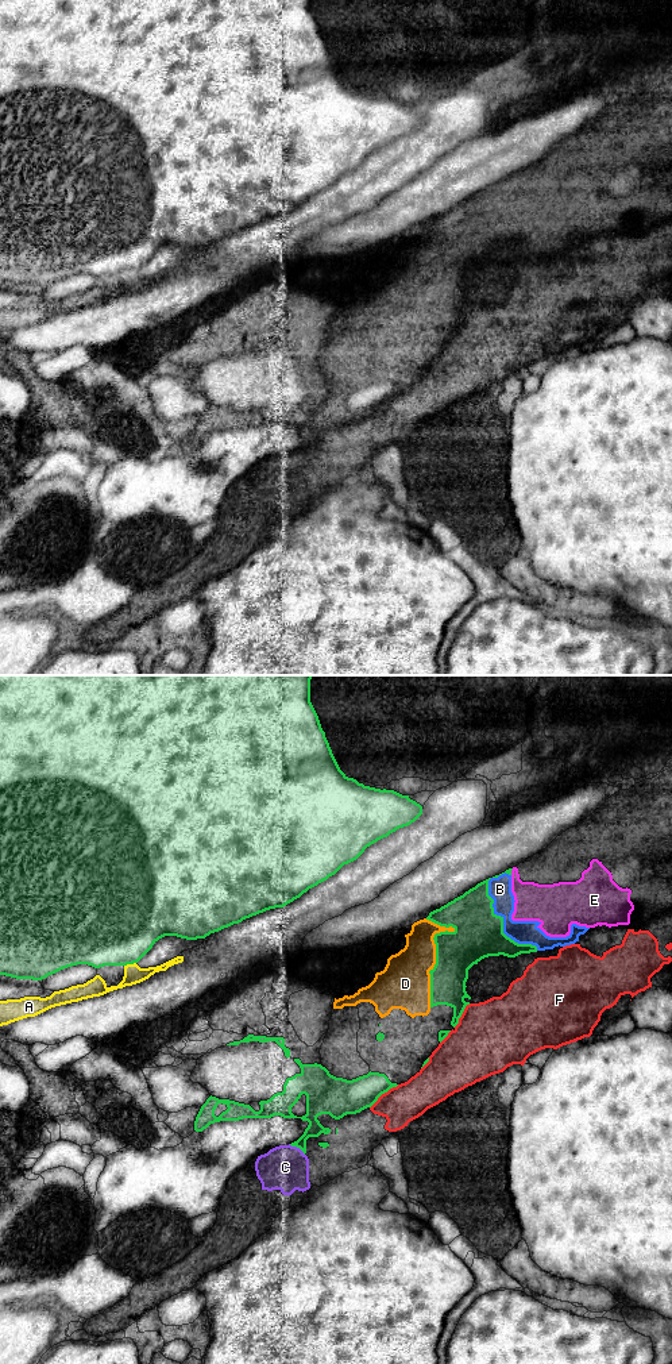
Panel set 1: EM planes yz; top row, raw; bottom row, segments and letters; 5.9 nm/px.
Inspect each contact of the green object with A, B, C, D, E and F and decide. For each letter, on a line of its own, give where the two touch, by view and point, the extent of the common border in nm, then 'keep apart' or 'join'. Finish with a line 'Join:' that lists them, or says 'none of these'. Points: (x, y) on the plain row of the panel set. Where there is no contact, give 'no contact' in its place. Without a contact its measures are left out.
A: meets green in yz at (130, 272); contact 80 nm long; keep apart
B: meets green in yz at (502, 231); contact 500 nm long; keep apart
C: meets green in yz at (297, 455); contact 120 nm long; keep apart
D: meets green in yz at (436, 264); contact 550 nm long; keep apart
E: meets green in yz at (510, 180); contact 40 nm long; keep apart
F: meets green in yz at (383, 401); contact 220 nm long; keep apart
Join: none of these

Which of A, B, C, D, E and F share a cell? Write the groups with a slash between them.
A / B D E / C F

